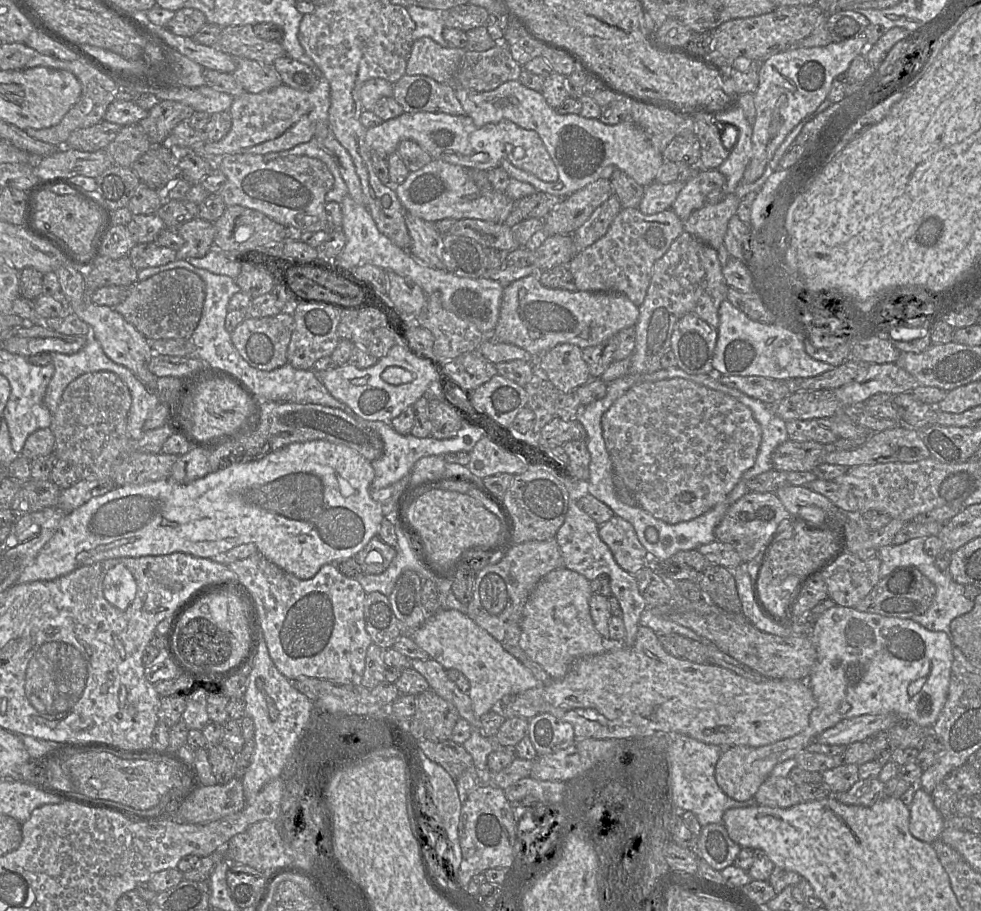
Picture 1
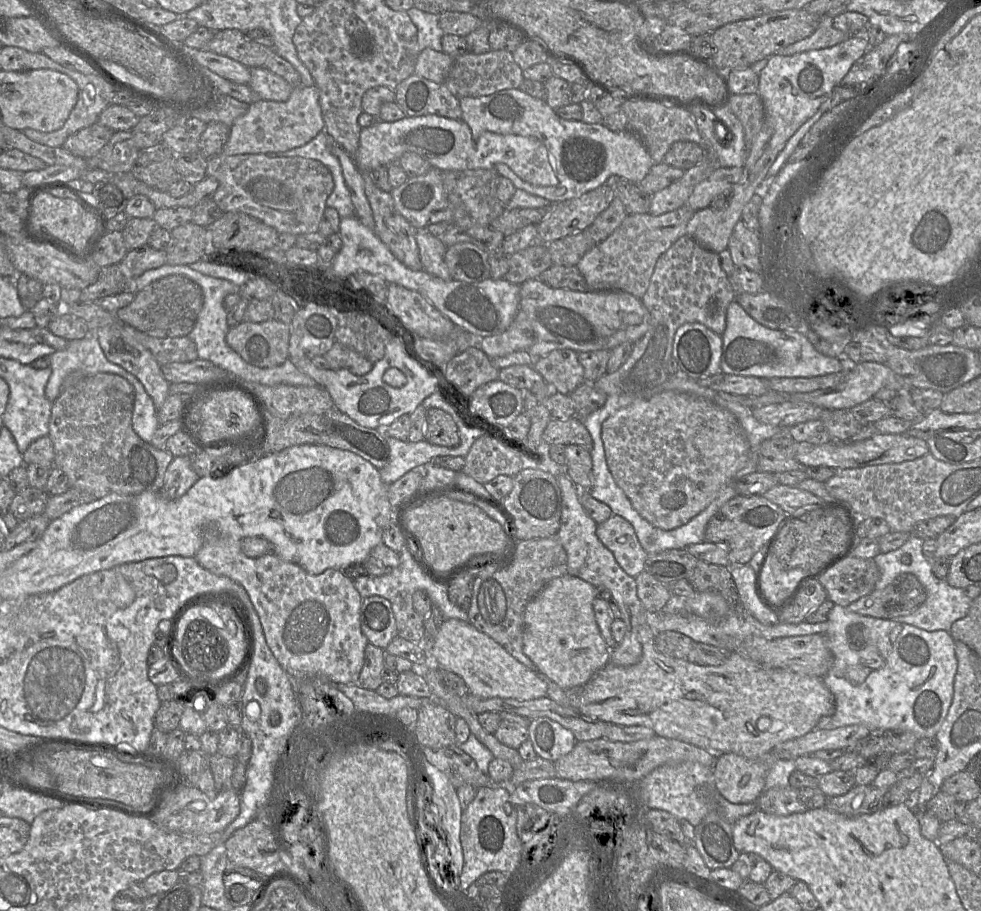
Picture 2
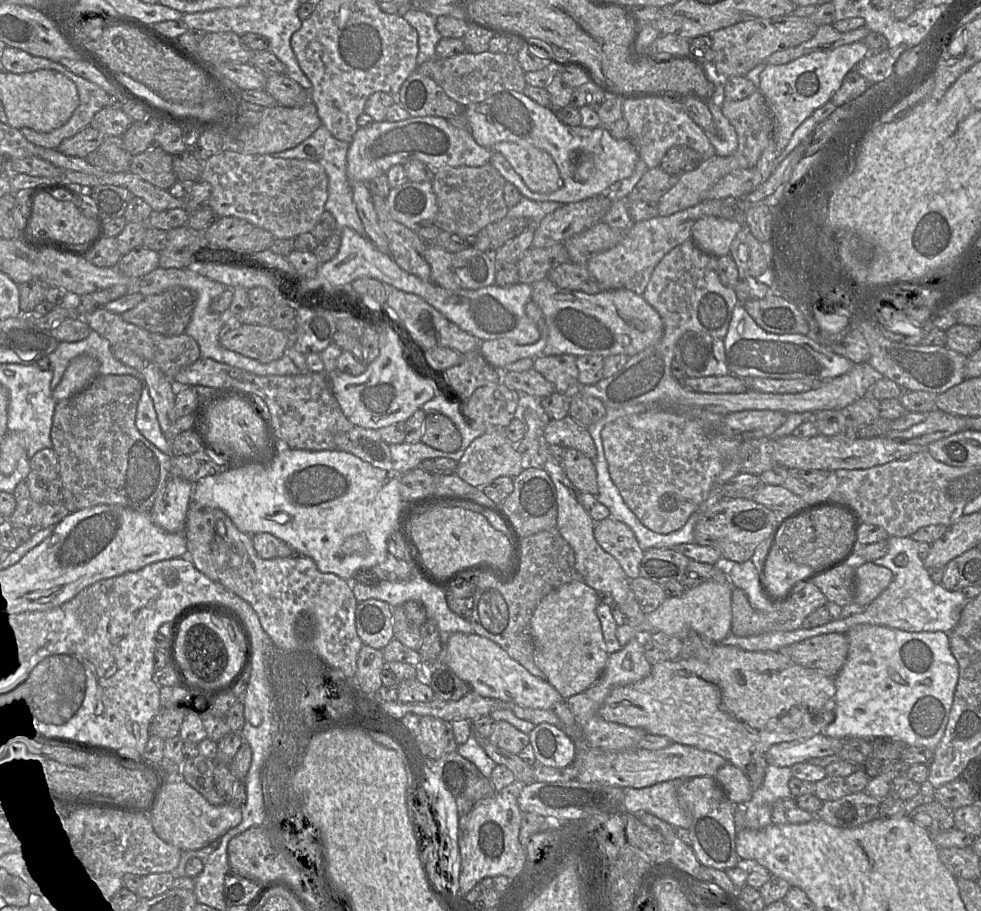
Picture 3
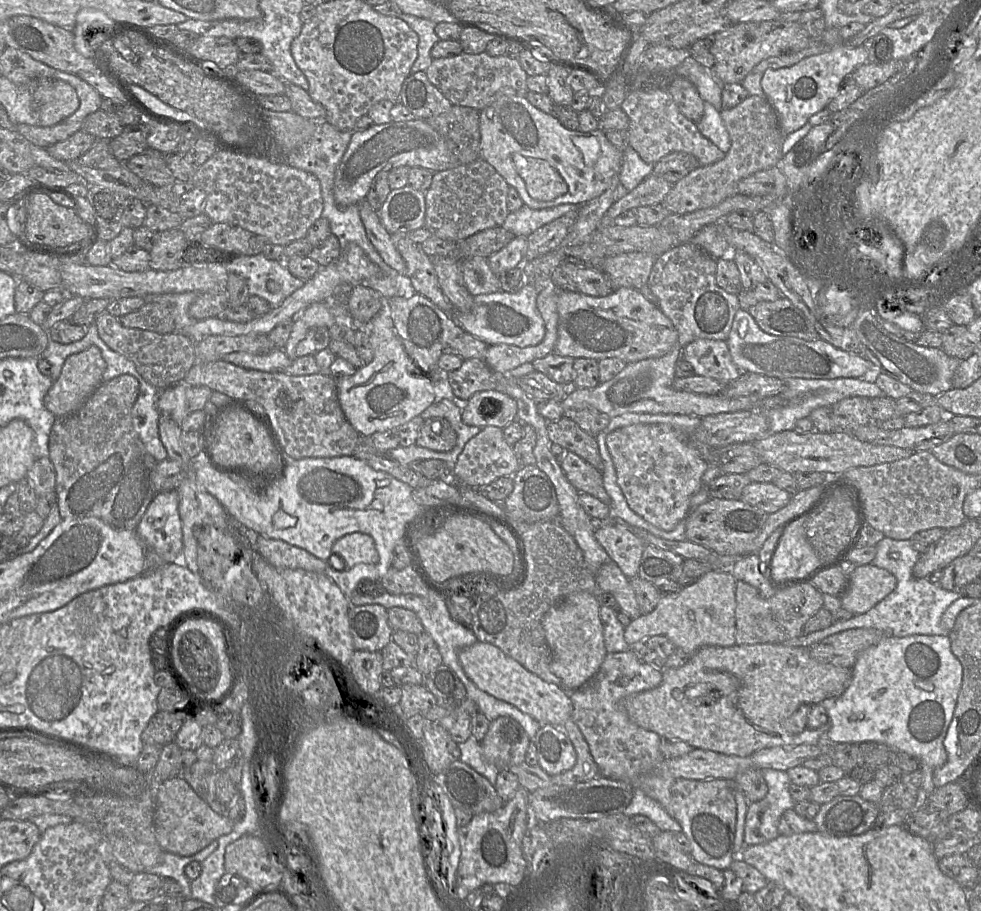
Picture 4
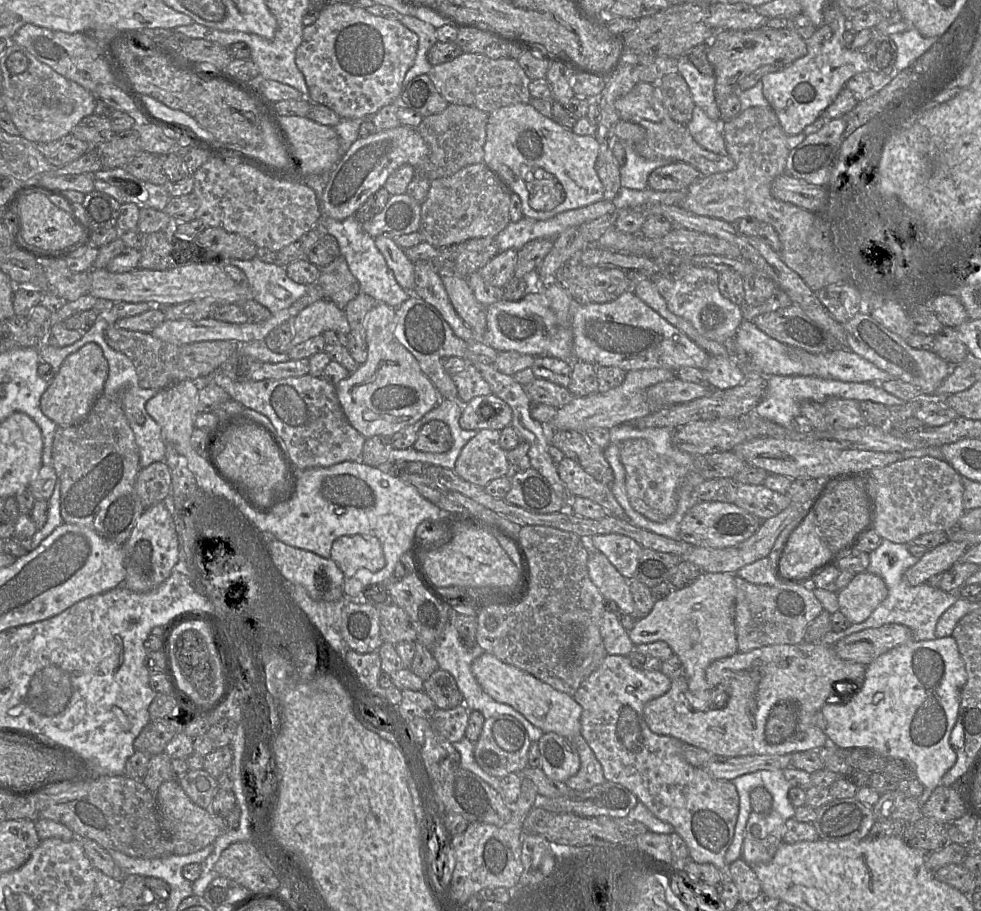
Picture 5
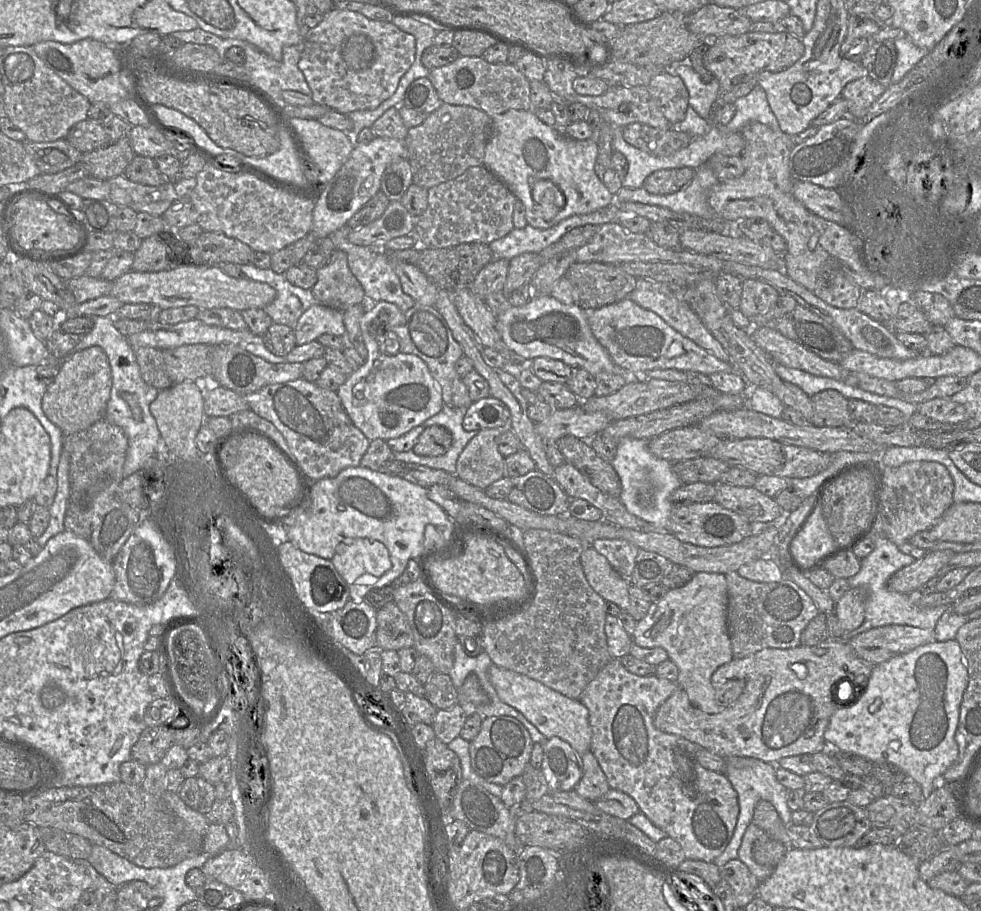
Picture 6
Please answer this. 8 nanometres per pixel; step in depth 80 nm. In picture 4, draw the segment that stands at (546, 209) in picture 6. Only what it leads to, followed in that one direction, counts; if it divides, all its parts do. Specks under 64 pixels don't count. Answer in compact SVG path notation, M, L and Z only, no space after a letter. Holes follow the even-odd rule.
M514 154L513 163L533 199L551 201L567 192L566 182L546 160Z

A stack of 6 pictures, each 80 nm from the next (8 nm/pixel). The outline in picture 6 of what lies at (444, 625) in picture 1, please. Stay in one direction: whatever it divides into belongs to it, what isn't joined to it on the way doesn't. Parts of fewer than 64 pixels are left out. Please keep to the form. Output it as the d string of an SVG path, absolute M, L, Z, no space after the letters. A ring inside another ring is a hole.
M495 664L489 667L488 678L500 700L523 714L546 739L559 737L580 756L590 750L592 731L589 711L579 700L570 699L539 681Z

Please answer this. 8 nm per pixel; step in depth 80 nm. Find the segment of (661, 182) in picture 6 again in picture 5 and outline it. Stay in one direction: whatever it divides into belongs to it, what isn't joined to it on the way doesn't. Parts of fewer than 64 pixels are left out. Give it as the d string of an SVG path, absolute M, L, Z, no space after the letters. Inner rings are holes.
M674 161L652 171L648 188L654 191L678 191L687 189L701 174L692 165Z

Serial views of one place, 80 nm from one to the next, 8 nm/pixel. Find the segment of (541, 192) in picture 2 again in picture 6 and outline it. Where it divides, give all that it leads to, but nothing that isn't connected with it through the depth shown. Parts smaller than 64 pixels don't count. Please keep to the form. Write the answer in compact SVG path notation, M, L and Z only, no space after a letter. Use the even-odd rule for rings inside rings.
M508 110L492 118L492 132L487 142L483 165L497 176L525 207L527 223L537 229L547 229L573 215L589 214L612 204L613 195L607 190L595 172L598 157L598 145L593 138L576 140L561 135L554 128L546 125L530 110ZM538 180L553 182L563 193L565 205L558 214L549 221L539 217L534 210L531 189Z

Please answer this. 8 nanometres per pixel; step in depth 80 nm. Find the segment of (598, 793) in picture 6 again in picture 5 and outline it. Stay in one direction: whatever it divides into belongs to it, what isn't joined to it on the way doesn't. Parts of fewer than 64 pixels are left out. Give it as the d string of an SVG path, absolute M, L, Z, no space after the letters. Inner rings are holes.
M582 735L570 740L577 749L580 768L565 784L574 791L588 790L606 781L602 767Z

